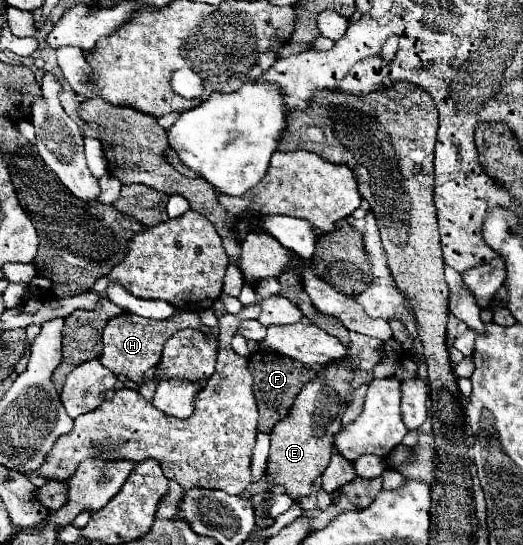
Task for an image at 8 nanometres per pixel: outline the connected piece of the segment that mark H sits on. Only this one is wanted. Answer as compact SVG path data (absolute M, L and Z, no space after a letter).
M176 311L176 315L168 317L166 321L154 321L154 319L144 319L132 313L122 313L110 319L102 331L104 351L100 355L100 363L108 367L114 375L124 375L132 383L142 387L148 371L160 363L164 343L182 329L200 329L200 327L202 323L198 319L198 313L190 313L190 311Z

